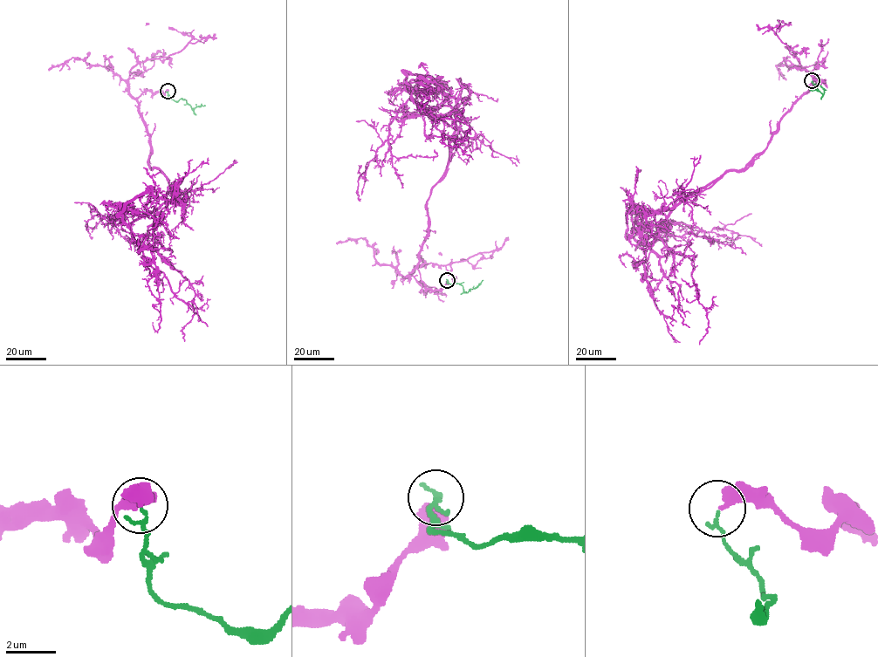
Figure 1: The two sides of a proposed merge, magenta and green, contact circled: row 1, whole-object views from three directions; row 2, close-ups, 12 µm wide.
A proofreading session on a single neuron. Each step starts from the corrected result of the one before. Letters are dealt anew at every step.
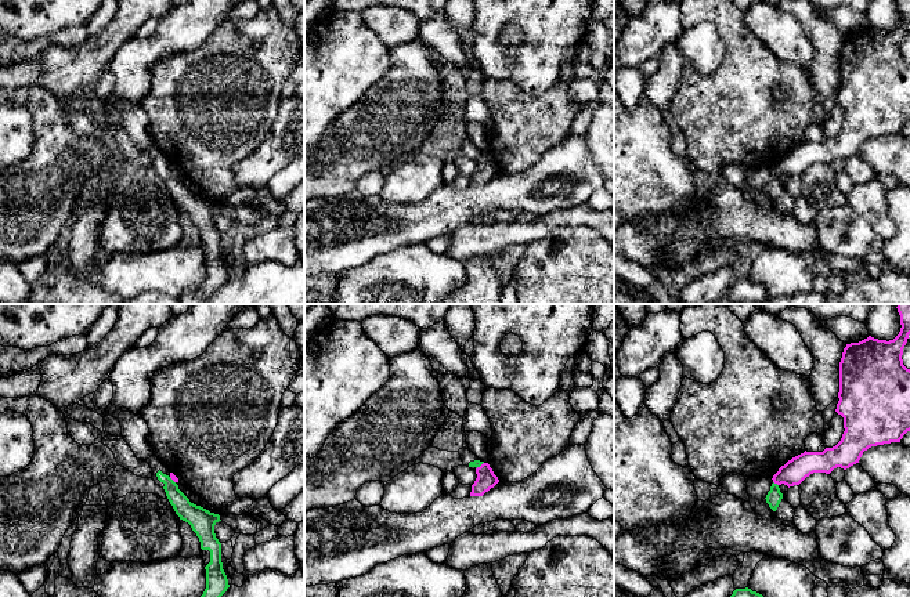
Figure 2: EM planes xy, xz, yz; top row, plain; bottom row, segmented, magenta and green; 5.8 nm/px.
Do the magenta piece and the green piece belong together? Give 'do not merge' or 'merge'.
do not merge

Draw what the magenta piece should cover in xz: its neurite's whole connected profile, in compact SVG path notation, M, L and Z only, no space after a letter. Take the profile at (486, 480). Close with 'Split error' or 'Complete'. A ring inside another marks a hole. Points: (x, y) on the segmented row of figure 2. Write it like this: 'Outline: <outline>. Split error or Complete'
Outline: M483 463L480 467L477 467L476 474L477 478L472 485L470 496L483 496L499 482L488 463Z. Complete

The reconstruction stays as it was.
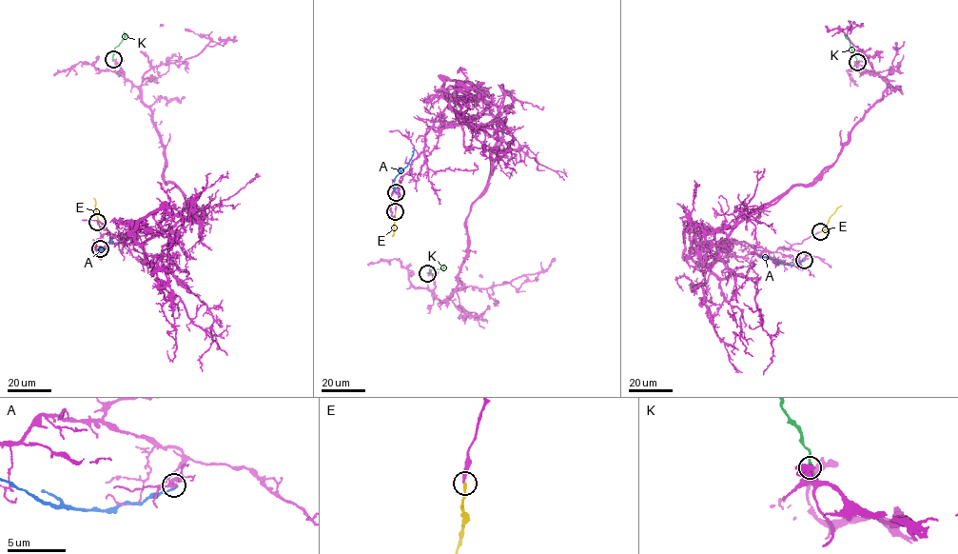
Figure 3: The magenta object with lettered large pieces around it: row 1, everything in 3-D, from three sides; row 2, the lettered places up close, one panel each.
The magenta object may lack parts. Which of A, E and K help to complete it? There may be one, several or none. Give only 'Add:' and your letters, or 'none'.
Add: E

